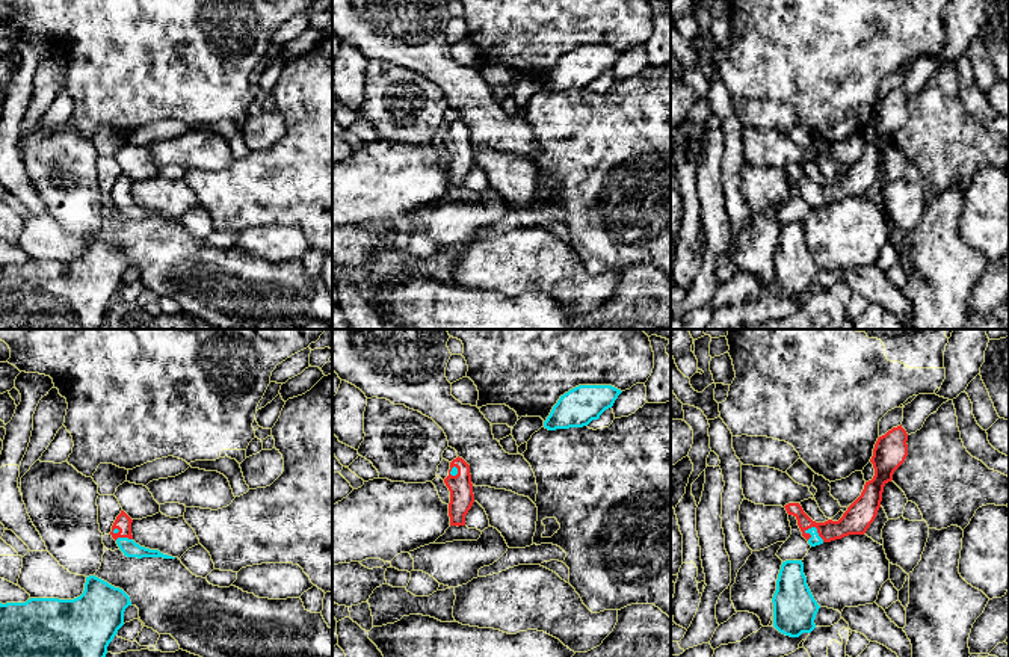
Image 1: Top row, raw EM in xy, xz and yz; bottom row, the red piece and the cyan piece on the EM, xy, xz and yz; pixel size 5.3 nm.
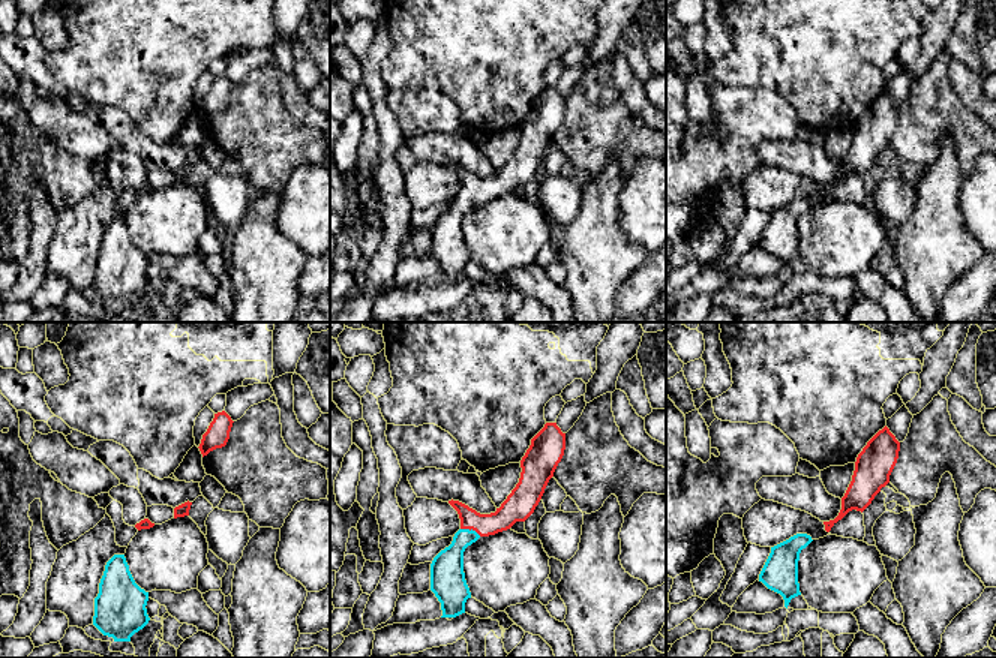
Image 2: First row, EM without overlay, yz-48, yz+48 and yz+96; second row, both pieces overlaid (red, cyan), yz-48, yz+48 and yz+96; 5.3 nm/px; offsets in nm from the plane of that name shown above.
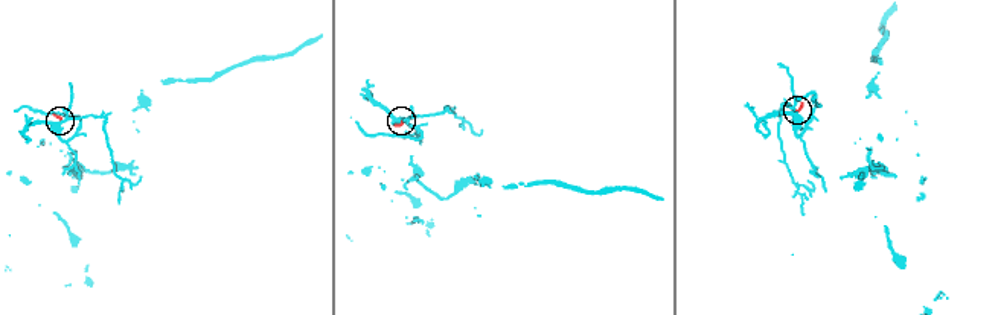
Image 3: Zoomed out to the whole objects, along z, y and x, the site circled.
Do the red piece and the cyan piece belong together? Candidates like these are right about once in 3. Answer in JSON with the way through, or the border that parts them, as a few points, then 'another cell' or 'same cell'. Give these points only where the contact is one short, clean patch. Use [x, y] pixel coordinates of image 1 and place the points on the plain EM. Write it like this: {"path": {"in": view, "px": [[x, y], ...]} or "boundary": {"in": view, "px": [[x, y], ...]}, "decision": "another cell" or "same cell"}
{"path": {"in": "yz", "px": [[858, 178], [843, 189], [816, 189], [814, 201]]}, "decision": "same cell"}

